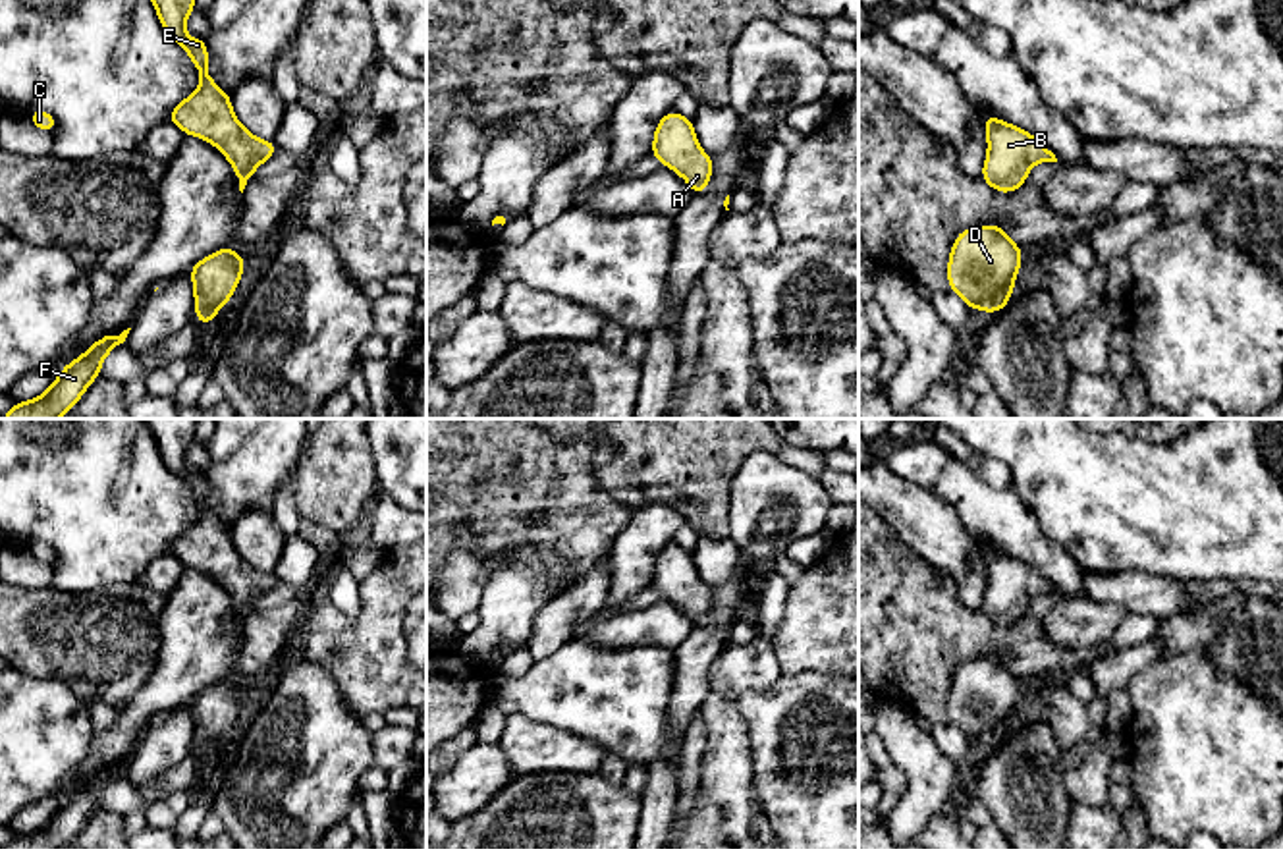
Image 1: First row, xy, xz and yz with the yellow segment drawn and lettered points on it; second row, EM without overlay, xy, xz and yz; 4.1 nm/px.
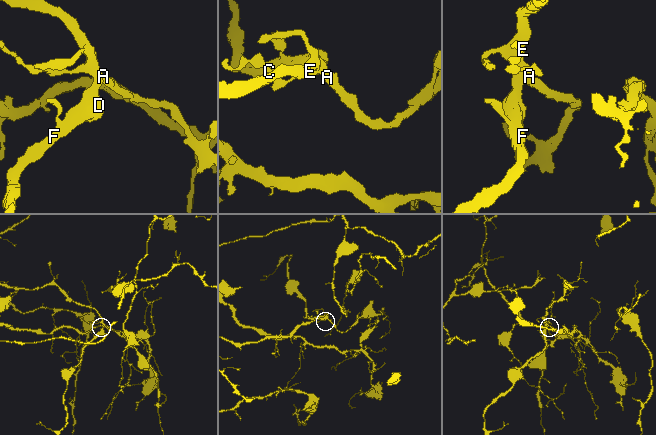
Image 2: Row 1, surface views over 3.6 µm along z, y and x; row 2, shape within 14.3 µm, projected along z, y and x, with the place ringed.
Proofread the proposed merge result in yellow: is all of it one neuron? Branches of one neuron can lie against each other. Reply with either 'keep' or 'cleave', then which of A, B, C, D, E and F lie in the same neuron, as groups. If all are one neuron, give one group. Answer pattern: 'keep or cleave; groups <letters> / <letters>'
keep; groups A B C D E F

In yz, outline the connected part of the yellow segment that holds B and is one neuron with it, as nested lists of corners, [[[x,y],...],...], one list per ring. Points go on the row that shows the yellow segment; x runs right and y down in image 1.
[[[990,114],[982,122],[988,137],[988,154],[980,178],[999,193],[1017,191],[1034,162],[1057,162],[1055,154],[1028,131],[1005,123]]]

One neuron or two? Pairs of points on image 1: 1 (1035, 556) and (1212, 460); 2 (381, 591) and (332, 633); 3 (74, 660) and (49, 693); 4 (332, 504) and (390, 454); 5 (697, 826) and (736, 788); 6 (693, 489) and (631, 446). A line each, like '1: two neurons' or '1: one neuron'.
1: two neurons
2: one neuron
3: two neurons
4: two neurons
5: two neurons
6: one neuron

